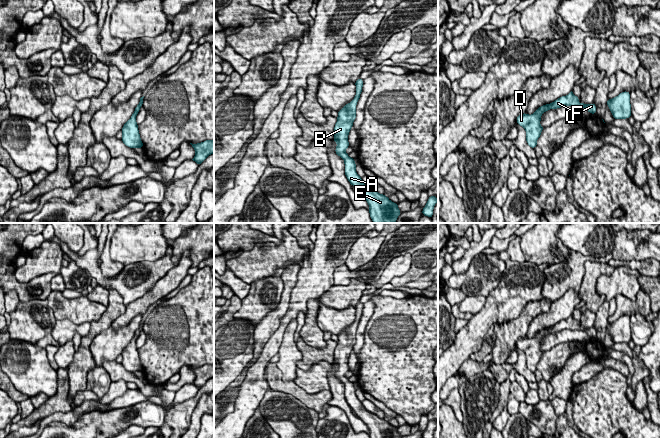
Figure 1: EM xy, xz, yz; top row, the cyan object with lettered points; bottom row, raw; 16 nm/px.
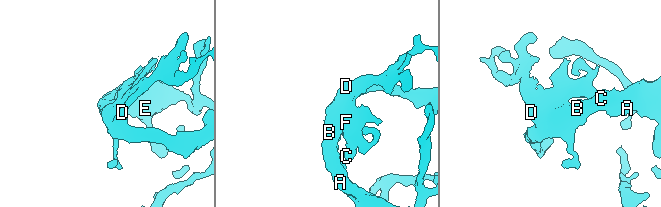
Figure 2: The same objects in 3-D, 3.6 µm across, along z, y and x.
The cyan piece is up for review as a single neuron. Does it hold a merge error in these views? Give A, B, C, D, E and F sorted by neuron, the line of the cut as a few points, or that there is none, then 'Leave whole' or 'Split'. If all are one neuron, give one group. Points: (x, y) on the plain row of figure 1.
Groups: A B C D E F. No split. Leave whole

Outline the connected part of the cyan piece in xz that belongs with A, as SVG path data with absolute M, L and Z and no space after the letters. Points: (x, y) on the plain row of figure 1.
M357 303L355 309L356 319L354 323L338 335L333 362L334 366L337 367L335 376L344 384L346 402L358 418L367 425L370 438L401 438L398 427L390 425L384 418L379 418L364 408L362 402L356 396L354 382L350 382L345 376L349 371L348 359L356 342L356 329L362 316L363 303Z

